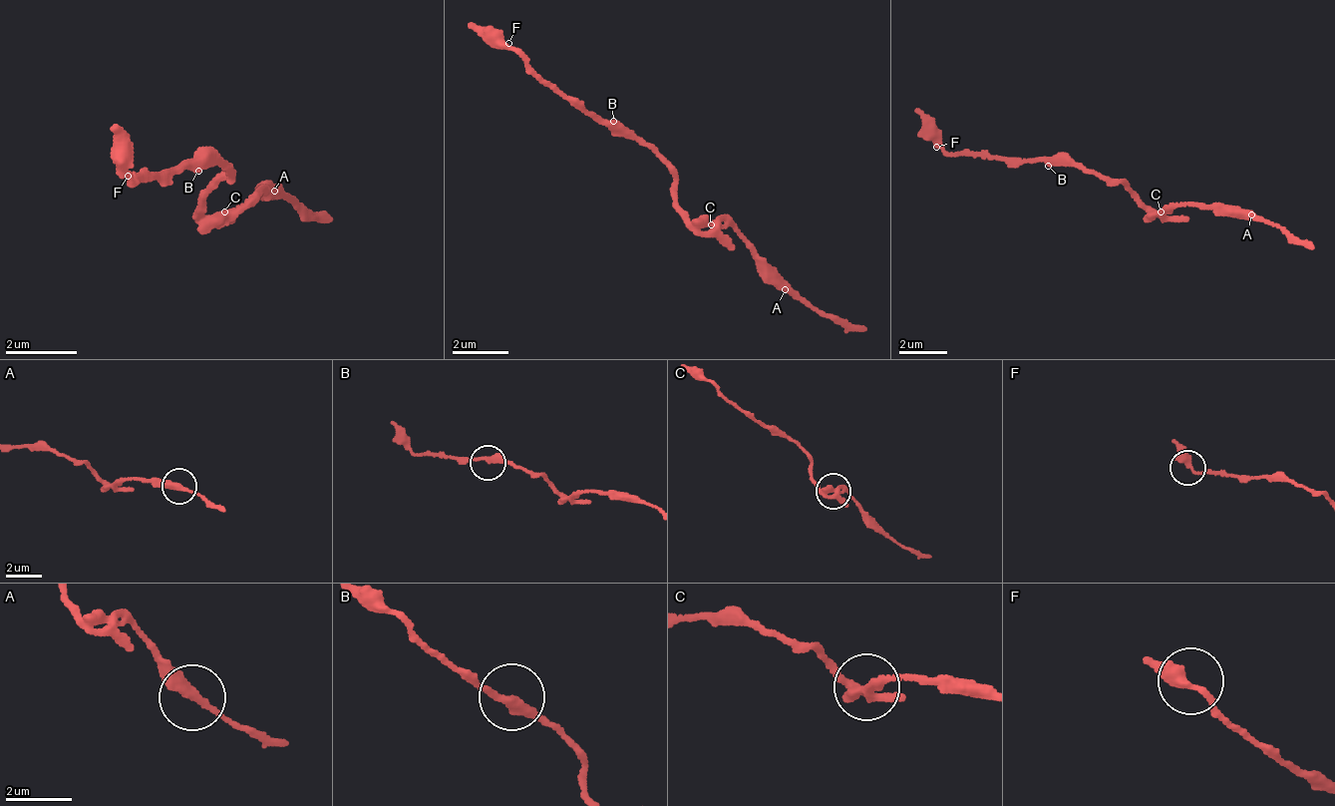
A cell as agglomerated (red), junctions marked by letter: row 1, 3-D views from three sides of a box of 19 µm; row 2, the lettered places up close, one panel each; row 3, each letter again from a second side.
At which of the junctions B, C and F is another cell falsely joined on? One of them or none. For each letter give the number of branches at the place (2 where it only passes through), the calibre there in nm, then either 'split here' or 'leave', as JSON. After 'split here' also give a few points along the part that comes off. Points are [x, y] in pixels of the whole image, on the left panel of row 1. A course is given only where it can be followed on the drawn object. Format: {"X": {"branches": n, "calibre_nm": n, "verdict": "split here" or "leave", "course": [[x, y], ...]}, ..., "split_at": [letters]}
{"B": {"branches": 2, "calibre_nm": 320, "verdict": "leave"}, "C": {"branches": 2, "calibre_nm": 340, "verdict": "leave"}, "F": {"branches": 2, "calibre_nm": 360, "verdict": "leave"}, "split_at": []}

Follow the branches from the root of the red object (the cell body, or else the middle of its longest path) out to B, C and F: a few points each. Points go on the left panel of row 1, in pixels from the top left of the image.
B: (220, 174), (229, 176), (226, 178), (222, 170), (219, 172), (216, 165), (198, 171)
C: (220, 174), (202, 204), (206, 211), (225, 208)
F: (220, 174), (229, 176), (219, 172), (216, 165), (186, 170), (182, 163), (161, 168), (131, 183), (128, 176)

